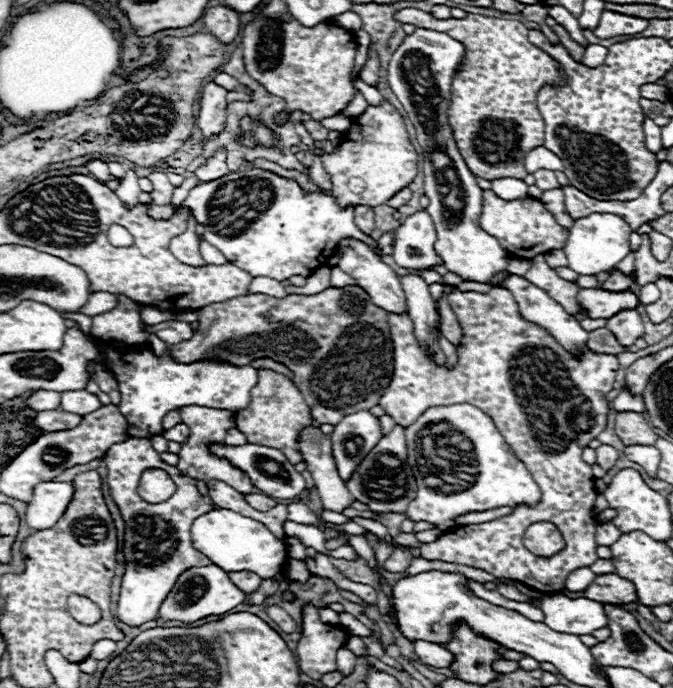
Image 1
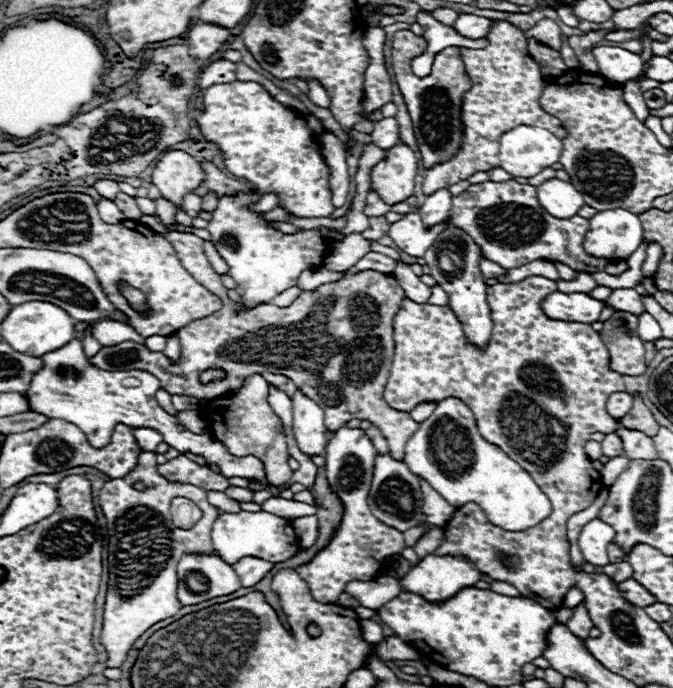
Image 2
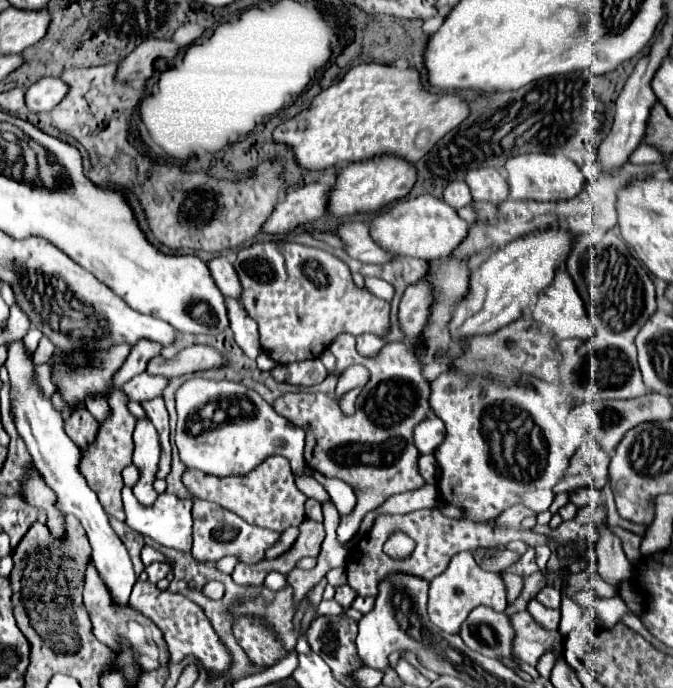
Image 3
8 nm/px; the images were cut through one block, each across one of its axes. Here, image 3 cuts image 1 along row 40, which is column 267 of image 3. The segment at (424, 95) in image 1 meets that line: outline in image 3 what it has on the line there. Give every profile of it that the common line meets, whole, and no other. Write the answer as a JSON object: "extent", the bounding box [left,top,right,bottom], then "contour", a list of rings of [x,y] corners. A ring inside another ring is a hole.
{"extent":[176,378,330,504],"contour":[[[192,378],[176,392],[176,412],[176,446],[186,468],[196,468],[212,476],[248,474],[266,458],[280,454],[290,460],[292,472],[294,476],[298,476],[300,492],[304,492],[308,498],[318,500],[320,504],[330,498],[328,492],[312,476],[304,474],[302,448],[306,434],[302,432],[302,428],[290,424],[290,420],[280,416],[256,390],[230,380]]]}

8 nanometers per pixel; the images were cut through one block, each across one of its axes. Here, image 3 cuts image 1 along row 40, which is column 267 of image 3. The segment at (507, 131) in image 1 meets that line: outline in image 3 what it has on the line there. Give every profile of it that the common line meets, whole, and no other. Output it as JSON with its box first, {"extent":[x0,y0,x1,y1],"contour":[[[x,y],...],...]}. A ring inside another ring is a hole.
{"extent":[182,456,306,532],"contour":[[[270,456],[266,464],[260,464],[254,472],[246,476],[208,476],[198,470],[186,470],[182,474],[182,484],[192,494],[192,498],[216,502],[222,508],[238,514],[242,520],[246,520],[252,526],[284,532],[288,526],[300,526],[306,518],[304,504],[306,496],[296,488],[290,464],[284,456]]]}

